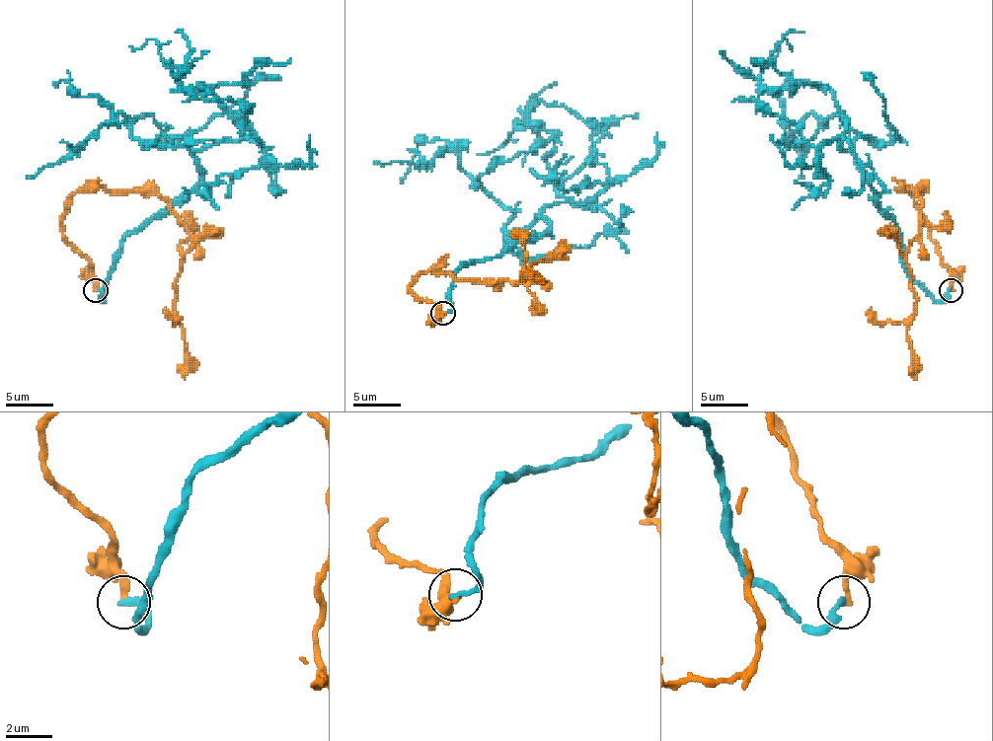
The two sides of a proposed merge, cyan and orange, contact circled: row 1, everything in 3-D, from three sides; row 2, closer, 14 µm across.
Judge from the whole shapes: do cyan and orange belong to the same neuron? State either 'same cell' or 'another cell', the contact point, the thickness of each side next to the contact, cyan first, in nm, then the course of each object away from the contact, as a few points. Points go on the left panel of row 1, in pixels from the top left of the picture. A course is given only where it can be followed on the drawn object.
another cell; at (95, 290); 280 nm thick on the cyan side, 280 nm on the other; cyan runs (96, 290), (103, 300), (124, 238), (196, 183), (194, 154), (252, 132), (182, 84), (153, 38), (129, 46); orange runs (96, 290), (94, 266), (62, 233), (72, 197), (98, 187), (156, 192), (190, 235), (175, 283), (185, 379)

